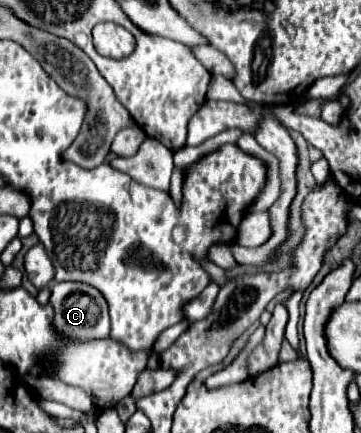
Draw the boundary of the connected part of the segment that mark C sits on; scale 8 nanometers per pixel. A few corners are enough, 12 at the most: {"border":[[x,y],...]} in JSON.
{"border":[[56,282],[52,328],[70,340],[110,332],[106,300],[88,284]]}

